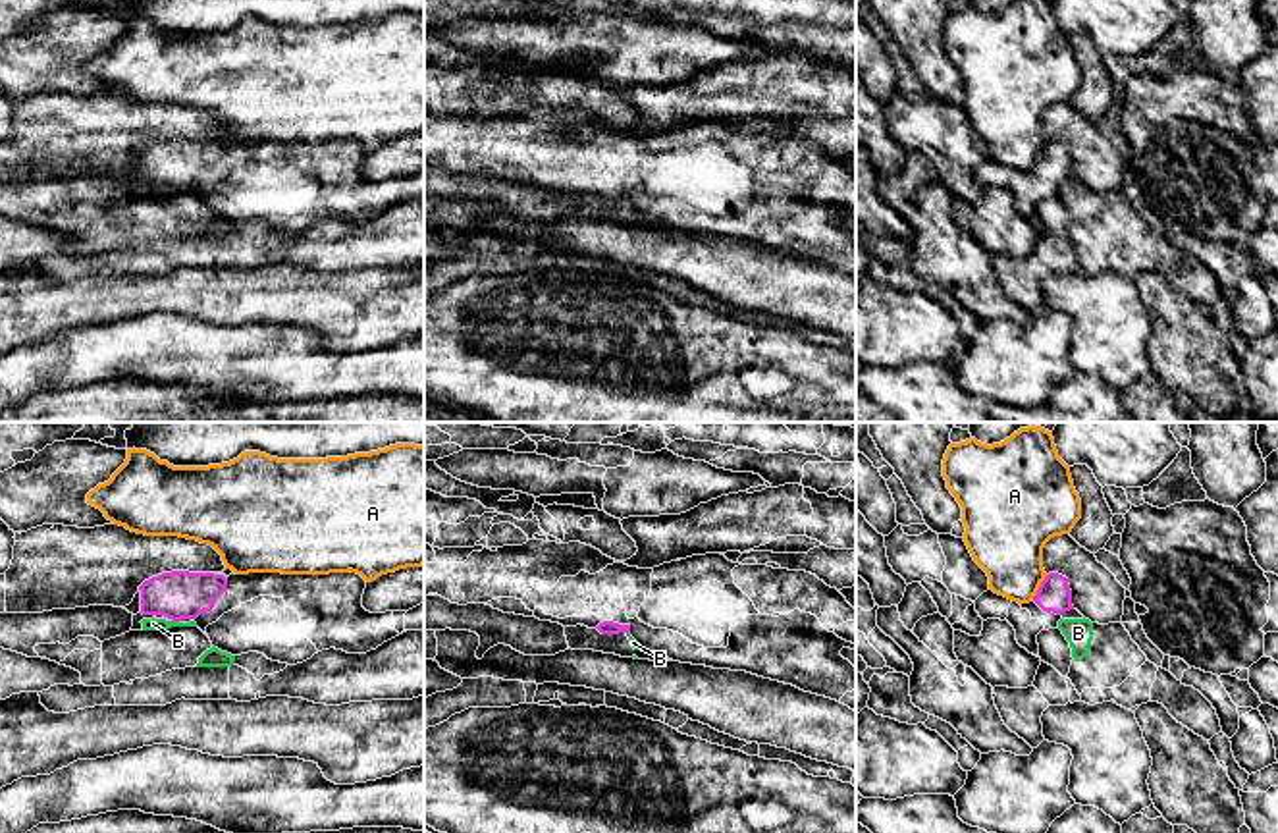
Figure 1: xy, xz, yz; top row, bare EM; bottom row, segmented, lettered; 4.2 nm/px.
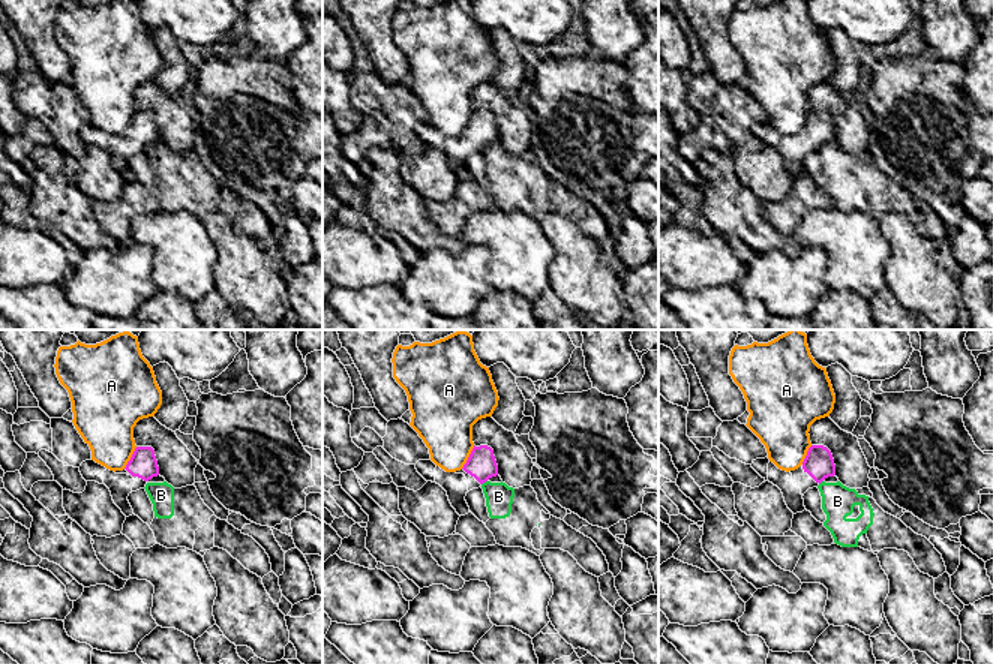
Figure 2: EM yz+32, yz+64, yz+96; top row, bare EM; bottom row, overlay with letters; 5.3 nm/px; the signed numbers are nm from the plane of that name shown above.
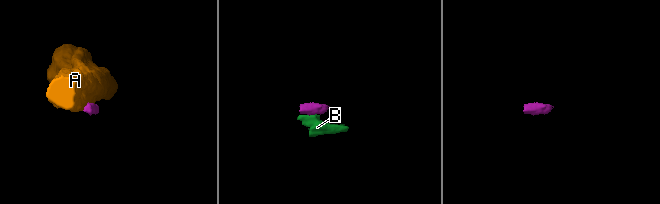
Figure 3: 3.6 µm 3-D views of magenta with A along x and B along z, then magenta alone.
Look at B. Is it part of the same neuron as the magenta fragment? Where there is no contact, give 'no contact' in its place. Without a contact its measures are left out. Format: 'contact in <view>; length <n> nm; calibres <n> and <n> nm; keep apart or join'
contact in xy; length 40 nm; calibres 200 and 50 nm; keep apart

